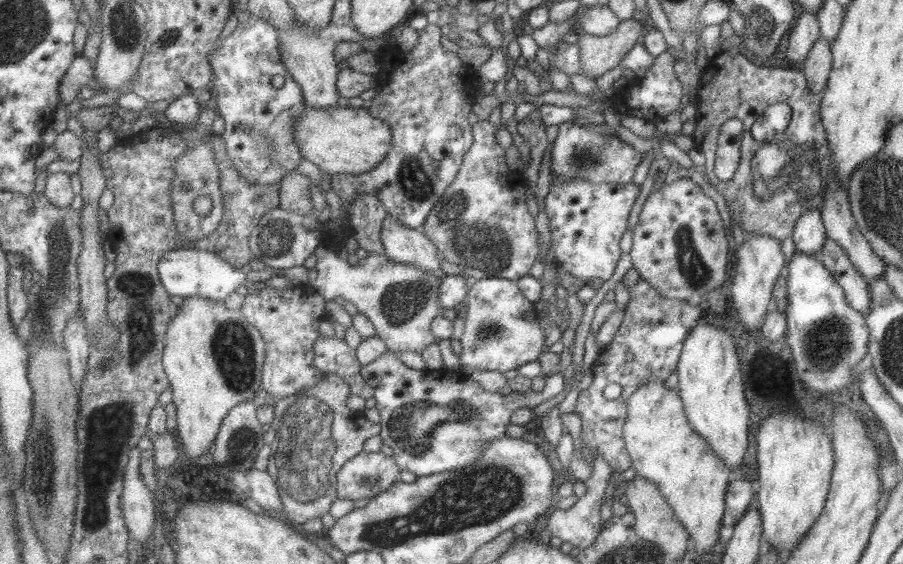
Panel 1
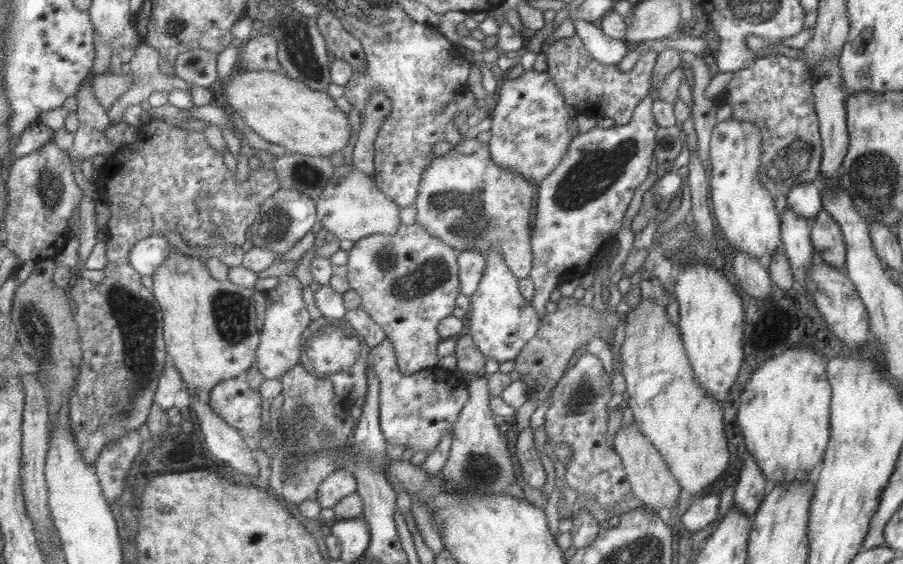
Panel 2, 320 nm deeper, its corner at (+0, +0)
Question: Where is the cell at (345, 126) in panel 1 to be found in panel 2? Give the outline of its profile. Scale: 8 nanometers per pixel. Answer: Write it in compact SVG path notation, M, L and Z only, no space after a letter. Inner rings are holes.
M282 70L279 71L239 71L235 76L231 77L229 80L225 80L222 84L221 94L226 96L226 100L233 108L242 120L257 134L271 144L277 144L281 146L286 152L304 154L307 156L325 156L330 157L331 154L340 151L346 144L347 139L350 138L351 127L347 123L347 114L340 111L335 107L334 100L327 95L324 91L318 91L312 87L305 86L305 83L299 82L298 80L289 78L288 75Z

